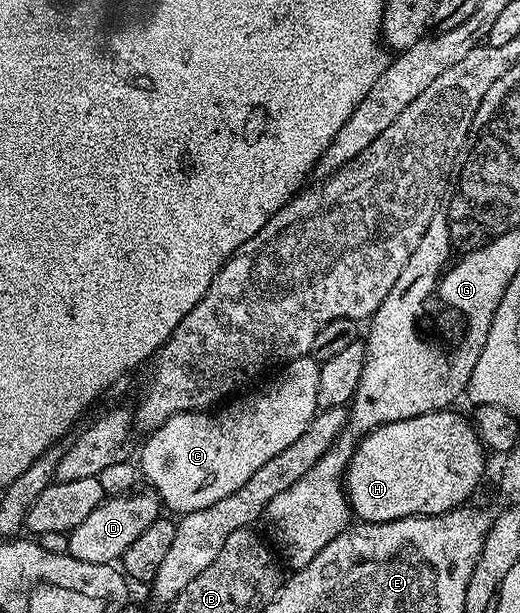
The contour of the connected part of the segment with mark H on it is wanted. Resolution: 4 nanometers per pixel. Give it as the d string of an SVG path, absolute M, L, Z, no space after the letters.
M456 410L418 414L418 418L373 428L367 436L360 437L344 477L351 515L365 524L381 524L411 516L440 516L451 508L459 508L484 476L484 455L486 449L480 443L475 425L467 415L459 416Z

